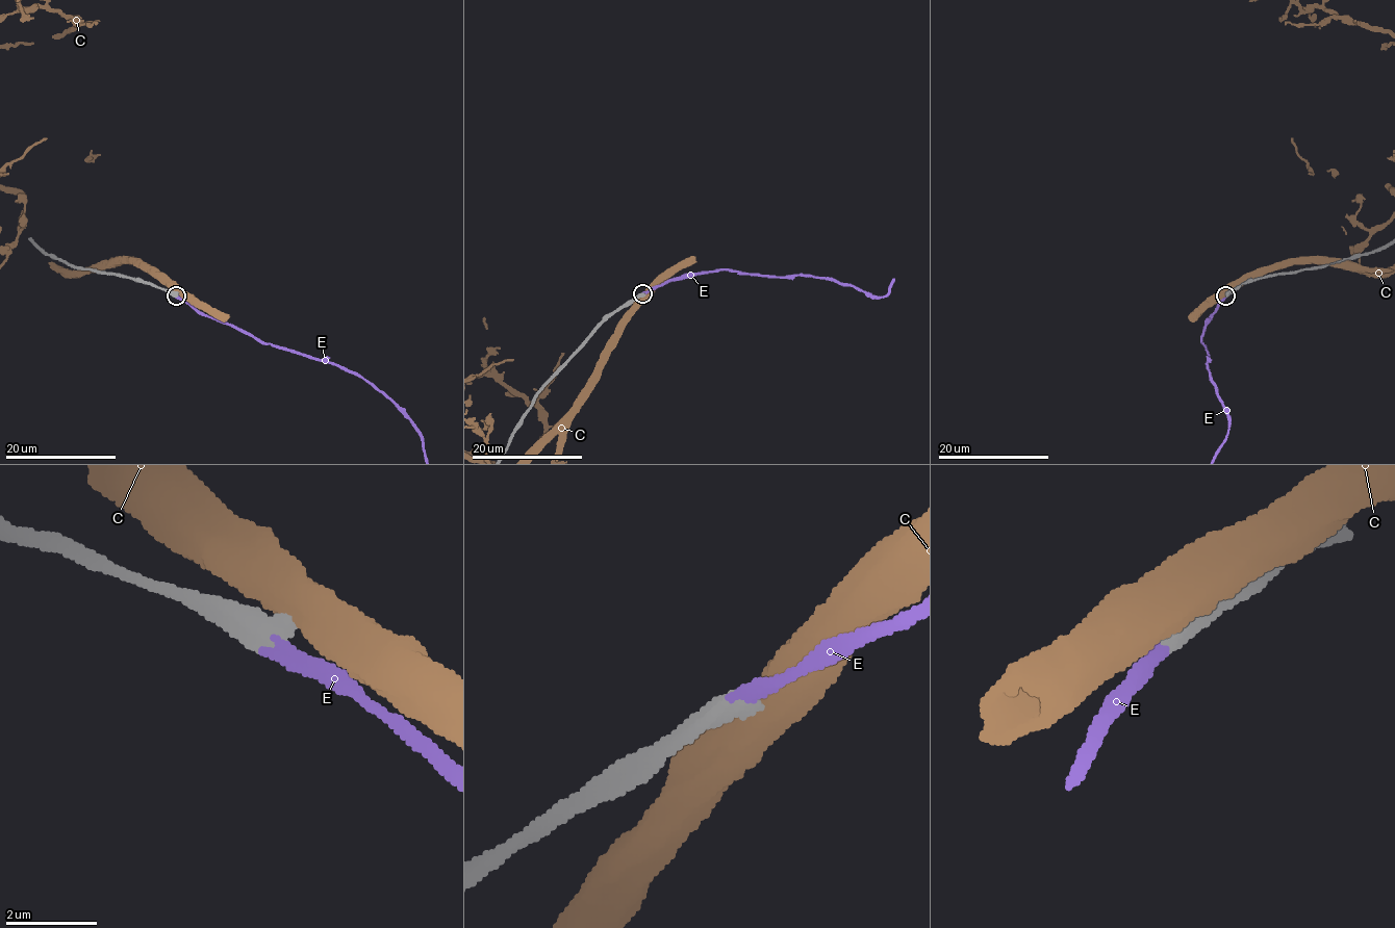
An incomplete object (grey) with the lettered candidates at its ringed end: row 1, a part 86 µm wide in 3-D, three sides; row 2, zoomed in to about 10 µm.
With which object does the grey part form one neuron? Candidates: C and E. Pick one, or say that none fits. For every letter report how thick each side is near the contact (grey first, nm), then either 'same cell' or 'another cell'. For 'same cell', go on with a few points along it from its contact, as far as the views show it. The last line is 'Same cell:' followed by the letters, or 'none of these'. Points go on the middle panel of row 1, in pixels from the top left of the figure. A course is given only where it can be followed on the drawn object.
C: 550 nm thick on the grey side, 750 nm on the other; another cell
E: 600 nm thick on the grey side, 340 nm on the other; same cell
Same cell: E

